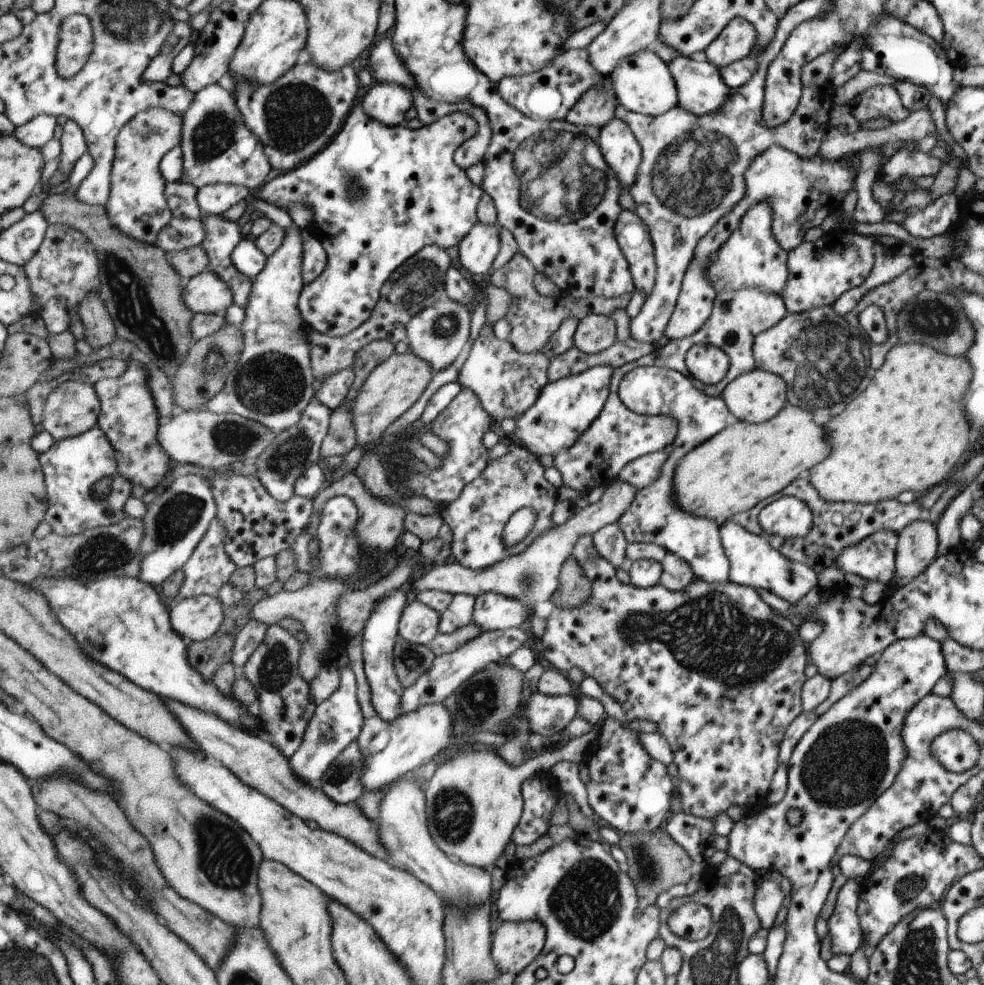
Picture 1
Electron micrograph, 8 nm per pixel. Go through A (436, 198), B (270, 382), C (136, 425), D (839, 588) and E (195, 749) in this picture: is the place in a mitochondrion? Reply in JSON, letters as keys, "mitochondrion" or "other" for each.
{"A":"other","B":"mitochondrion","C":"other","D":"other","E":"other"}

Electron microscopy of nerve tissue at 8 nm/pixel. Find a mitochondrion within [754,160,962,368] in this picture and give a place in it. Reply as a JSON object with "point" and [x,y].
{"point":[932,318]}

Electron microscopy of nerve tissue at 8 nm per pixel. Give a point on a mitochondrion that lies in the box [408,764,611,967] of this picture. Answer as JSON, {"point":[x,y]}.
{"point":[452,810]}

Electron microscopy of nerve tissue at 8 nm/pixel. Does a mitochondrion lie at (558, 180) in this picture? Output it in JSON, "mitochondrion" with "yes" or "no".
{"mitochondrion":"yes"}

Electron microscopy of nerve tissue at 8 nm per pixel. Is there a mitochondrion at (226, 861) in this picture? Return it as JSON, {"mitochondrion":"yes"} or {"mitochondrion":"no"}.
{"mitochondrion":"yes"}

